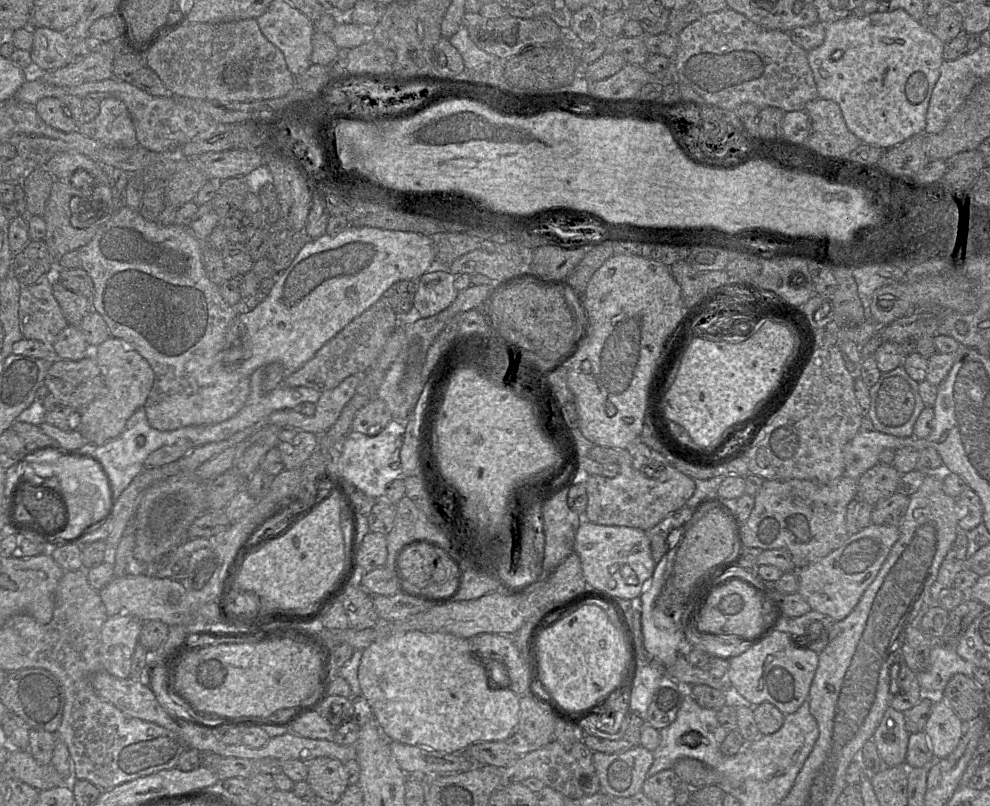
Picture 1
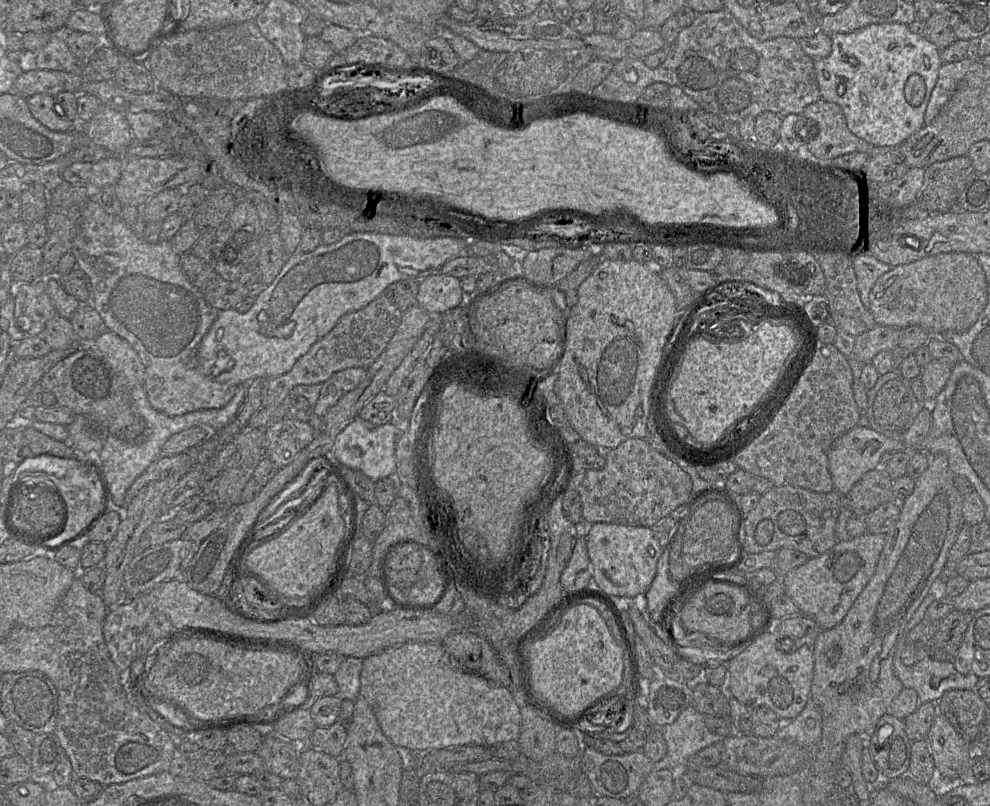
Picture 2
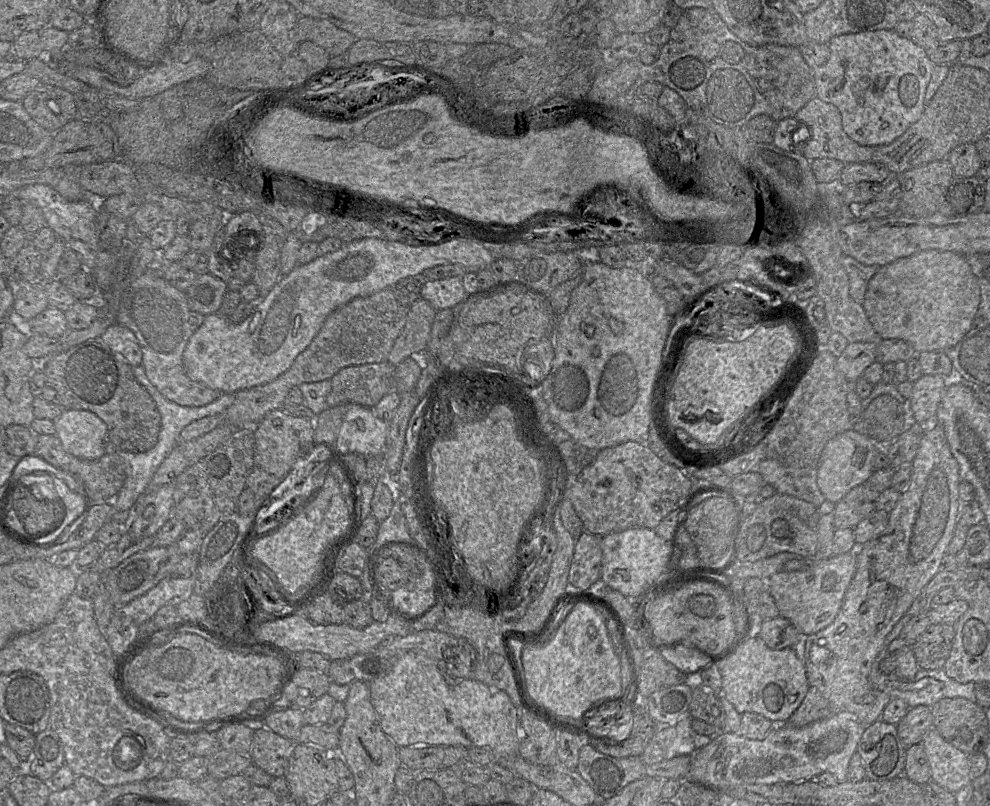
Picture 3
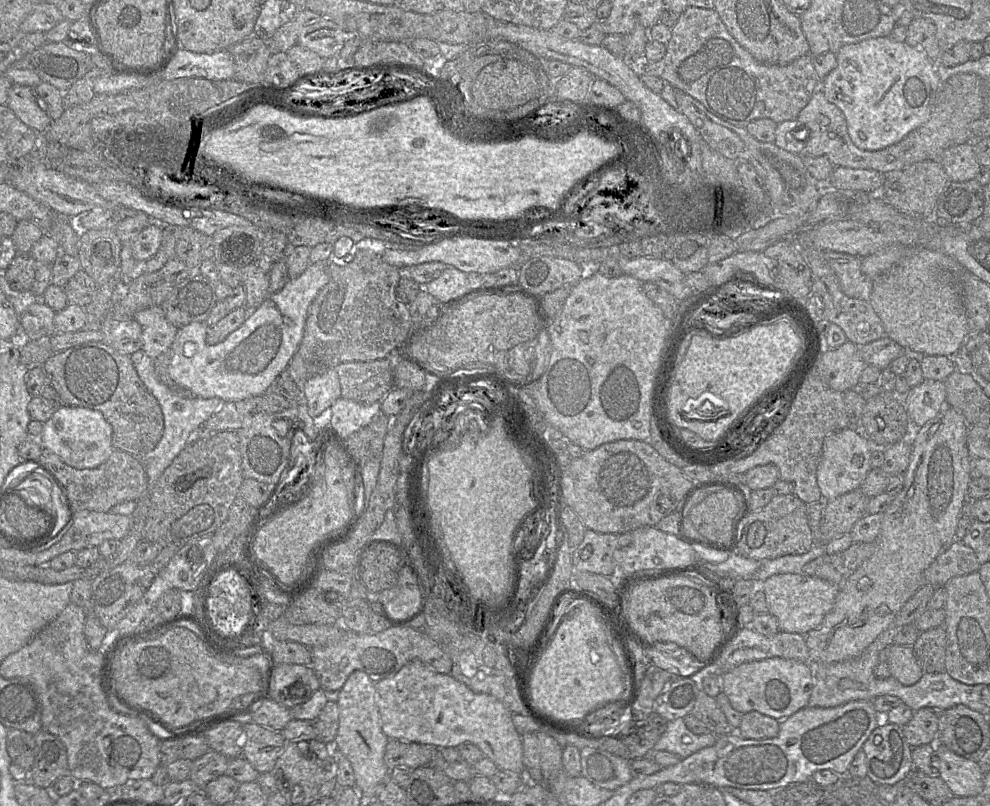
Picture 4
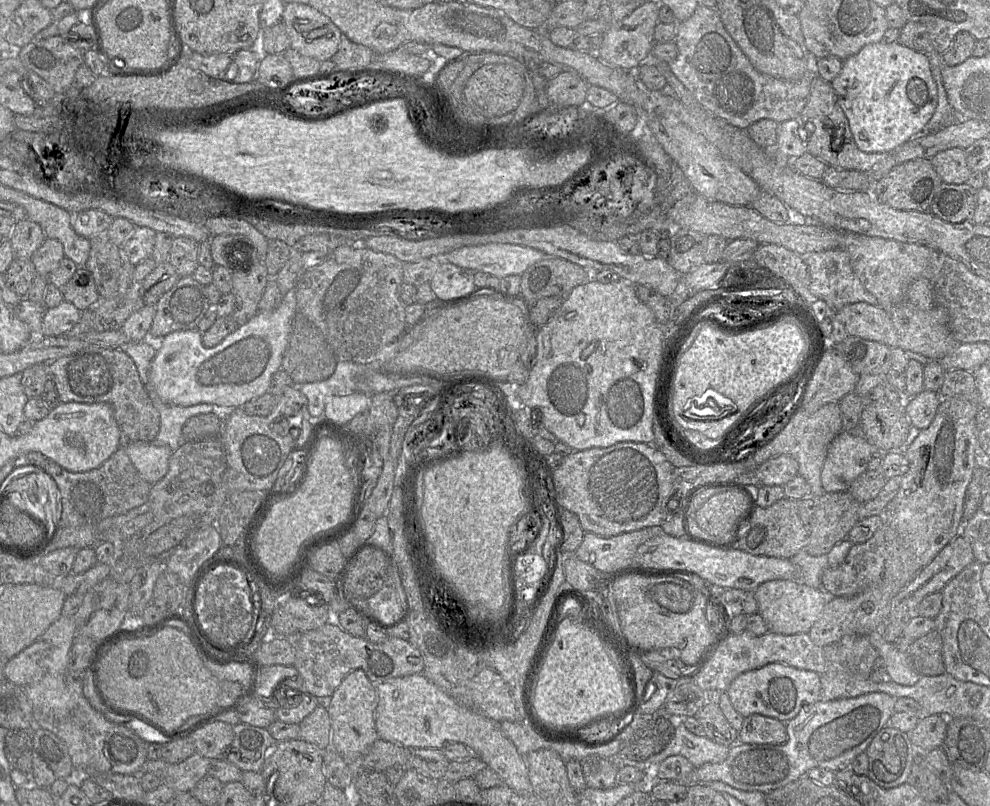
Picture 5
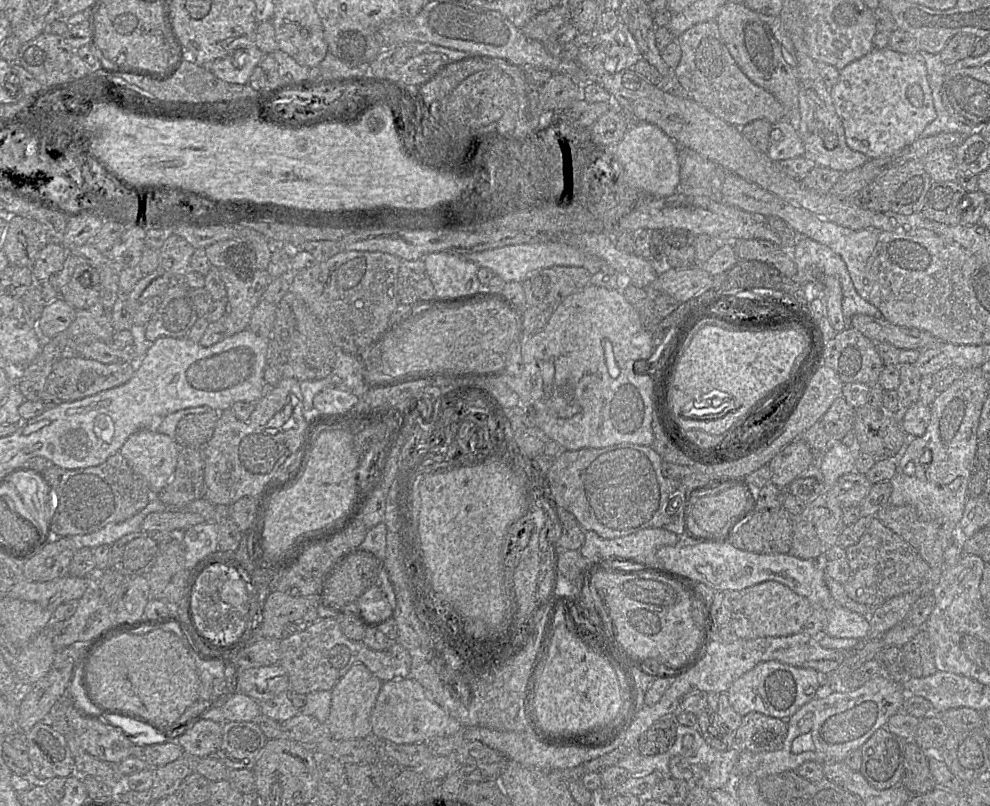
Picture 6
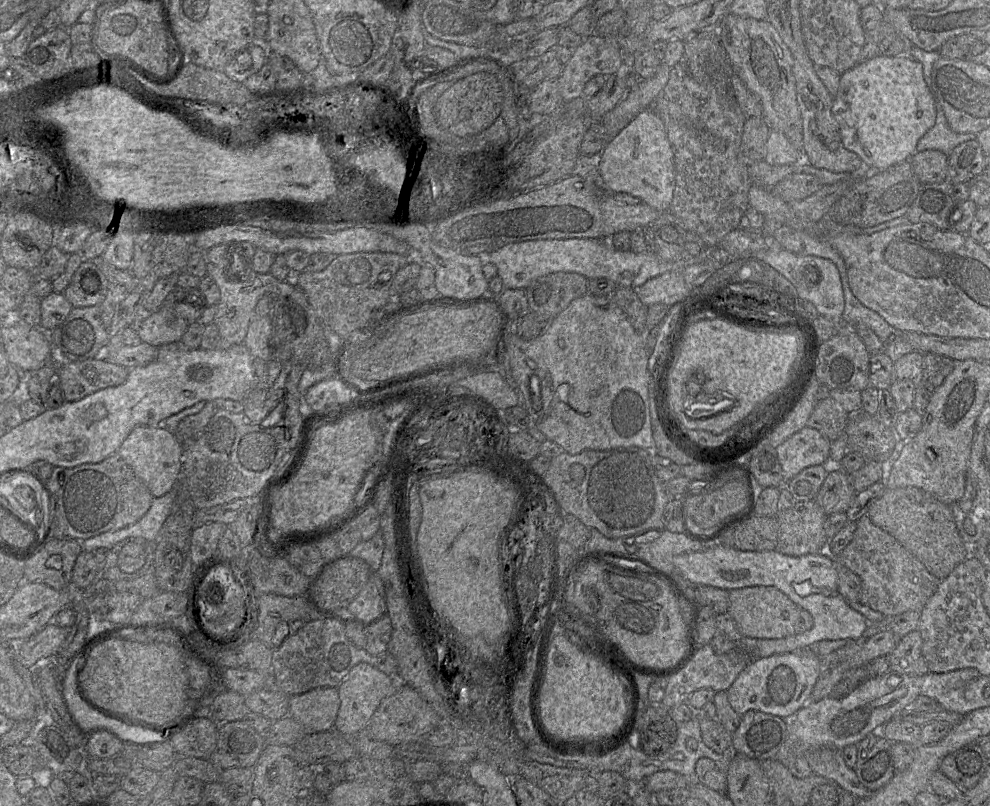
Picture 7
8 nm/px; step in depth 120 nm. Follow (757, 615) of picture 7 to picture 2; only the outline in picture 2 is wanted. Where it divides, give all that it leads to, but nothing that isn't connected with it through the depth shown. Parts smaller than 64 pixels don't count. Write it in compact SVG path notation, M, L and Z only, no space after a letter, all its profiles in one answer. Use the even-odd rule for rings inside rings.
M864 533L838 541L822 555L785 574L781 579L785 594L798 606L800 613L813 618L822 630L838 625L869 582L884 547L885 535Z

